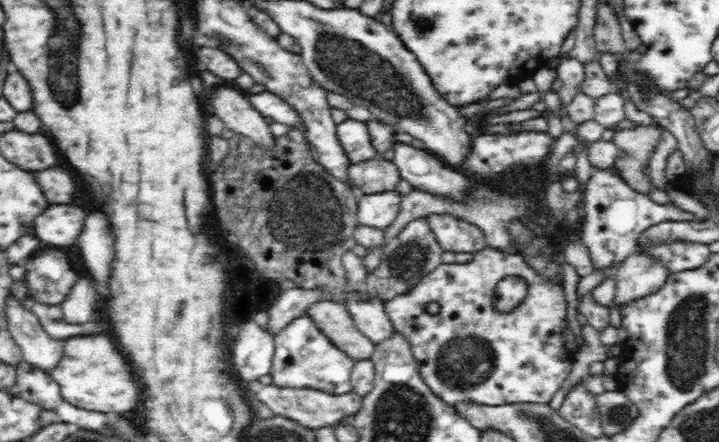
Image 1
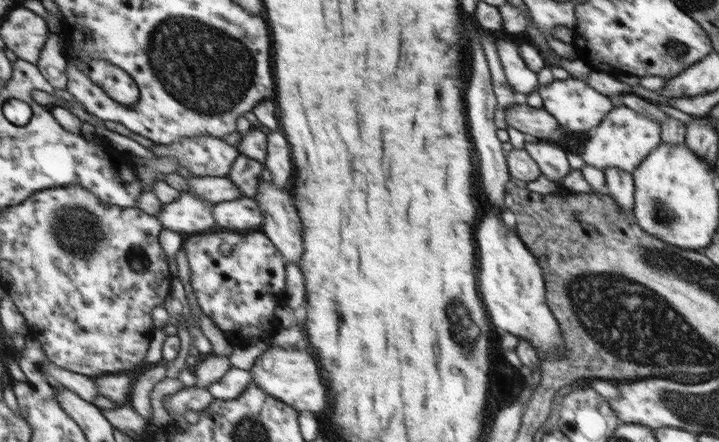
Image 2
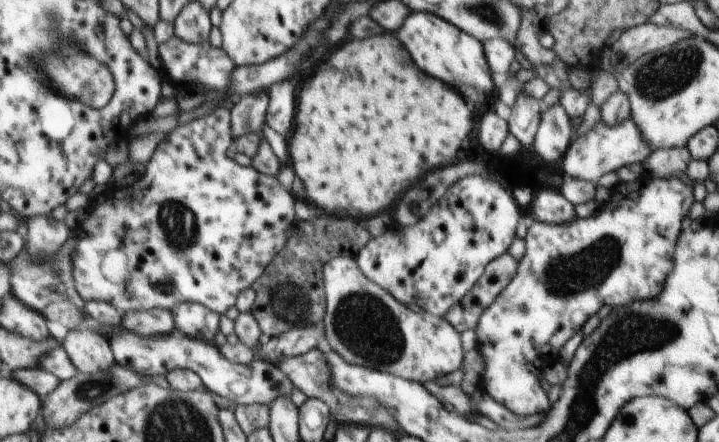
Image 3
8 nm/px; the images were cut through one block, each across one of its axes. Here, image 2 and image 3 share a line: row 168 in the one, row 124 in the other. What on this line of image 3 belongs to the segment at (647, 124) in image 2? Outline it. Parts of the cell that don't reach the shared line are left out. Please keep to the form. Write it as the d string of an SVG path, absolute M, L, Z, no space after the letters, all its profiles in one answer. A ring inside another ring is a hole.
M630 118L614 127L605 125L600 120L593 130L577 136L576 140L572 142L568 152L561 160L561 170L563 176L595 184L597 178L603 176L605 172L613 172L627 164L641 163L642 160L648 158L651 152L652 150L640 135L640 129Z

